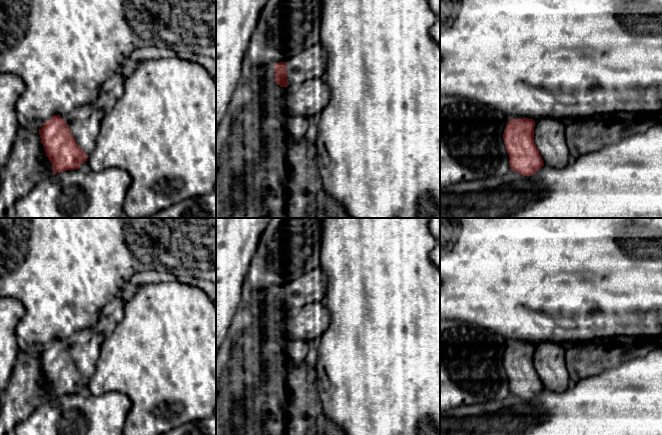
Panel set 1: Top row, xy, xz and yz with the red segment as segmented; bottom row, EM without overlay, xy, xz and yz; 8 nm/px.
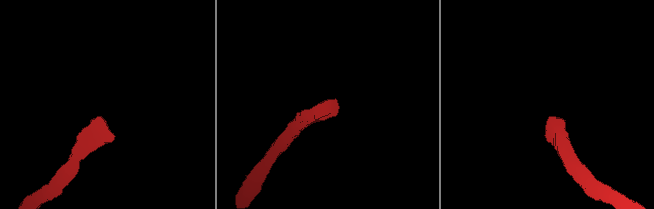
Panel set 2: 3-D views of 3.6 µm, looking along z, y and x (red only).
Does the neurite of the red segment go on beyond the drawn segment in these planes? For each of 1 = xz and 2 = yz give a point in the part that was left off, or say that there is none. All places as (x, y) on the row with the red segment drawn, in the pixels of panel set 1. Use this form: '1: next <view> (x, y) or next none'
1: next xz (311, 63)
2: next yz (508, 117)

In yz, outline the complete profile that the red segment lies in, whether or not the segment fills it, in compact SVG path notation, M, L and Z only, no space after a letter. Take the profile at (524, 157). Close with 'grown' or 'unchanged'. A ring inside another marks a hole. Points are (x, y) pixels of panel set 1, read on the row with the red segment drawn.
M505 115L505 118L503 139L510 168L523 176L532 176L544 166L534 142L535 121L517 115Z; grown

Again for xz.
M321 43L306 48L285 62L274 65L275 82L280 87L300 85L306 80L323 77L328 63L328 53Z; grown

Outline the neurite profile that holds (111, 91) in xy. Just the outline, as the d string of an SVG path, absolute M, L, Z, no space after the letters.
M116 73L107 80L101 86L99 96L93 106L102 109L105 113L110 111L124 93L125 78L122 74Z

